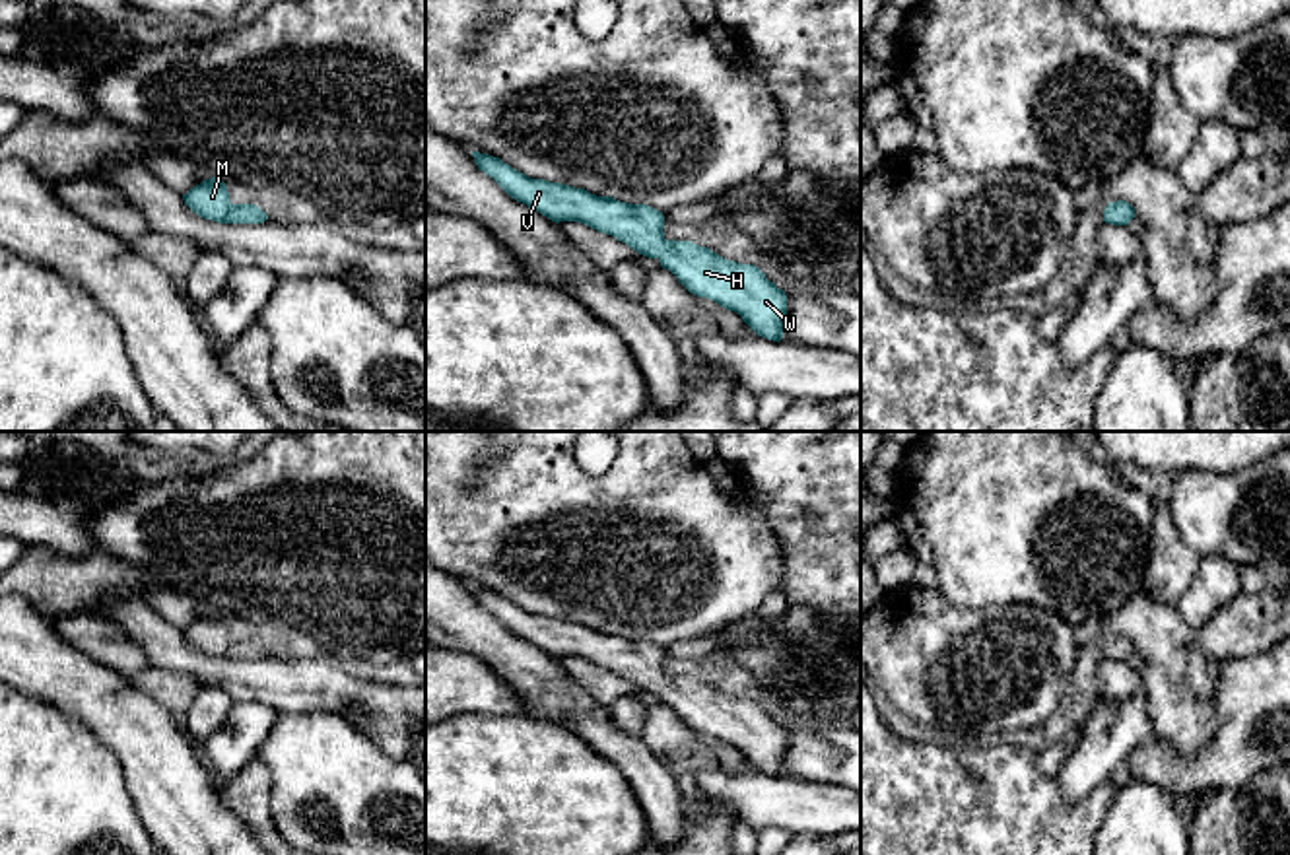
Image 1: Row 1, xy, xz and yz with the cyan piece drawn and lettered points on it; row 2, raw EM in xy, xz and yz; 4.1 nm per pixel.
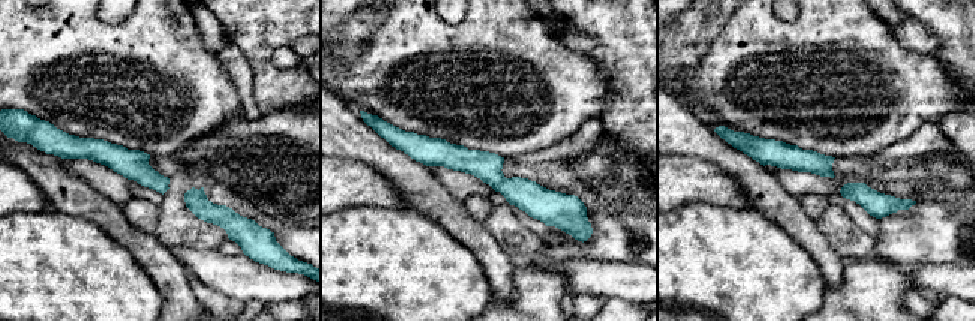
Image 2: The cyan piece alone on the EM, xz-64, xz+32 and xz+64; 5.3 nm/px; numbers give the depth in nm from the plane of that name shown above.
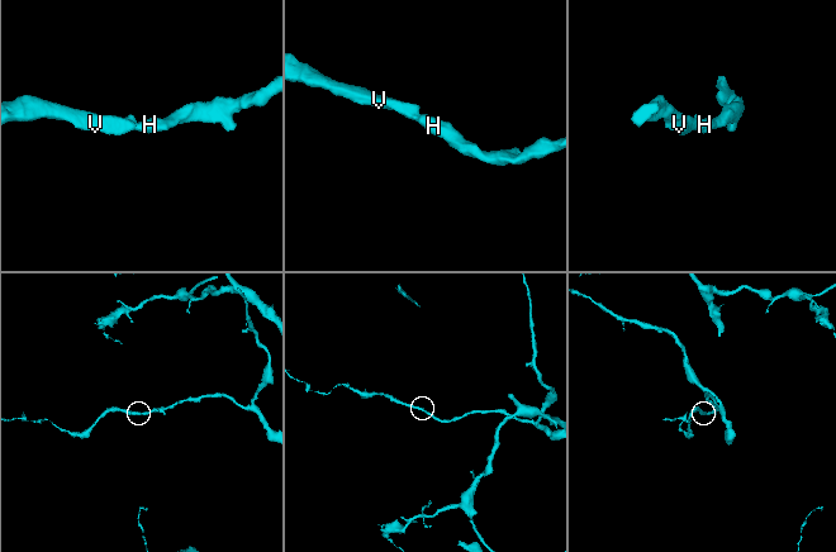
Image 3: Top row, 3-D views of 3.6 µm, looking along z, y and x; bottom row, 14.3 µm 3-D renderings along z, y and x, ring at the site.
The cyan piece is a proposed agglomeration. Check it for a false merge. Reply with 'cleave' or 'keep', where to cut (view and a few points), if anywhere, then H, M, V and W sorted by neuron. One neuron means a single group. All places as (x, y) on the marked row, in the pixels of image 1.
keep; cut none; groups H M V W

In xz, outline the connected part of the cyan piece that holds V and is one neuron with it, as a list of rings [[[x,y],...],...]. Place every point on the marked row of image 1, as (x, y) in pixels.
[[[472,152],[480,171],[511,198],[548,220],[579,222],[612,235],[643,256],[657,258],[694,295],[734,311],[758,336],[779,342],[787,319],[787,295],[754,264],[727,260],[692,241],[666,241],[662,212],[628,204],[544,179],[530,179],[499,157]]]

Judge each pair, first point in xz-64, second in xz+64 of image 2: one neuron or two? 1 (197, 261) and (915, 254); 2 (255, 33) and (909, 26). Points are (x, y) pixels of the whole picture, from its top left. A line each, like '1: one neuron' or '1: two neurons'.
1: two neurons
2: two neurons

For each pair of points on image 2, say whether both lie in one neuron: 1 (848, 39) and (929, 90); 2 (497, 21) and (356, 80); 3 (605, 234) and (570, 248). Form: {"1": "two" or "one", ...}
{"1": "one", "2": "one", "3": "one"}

